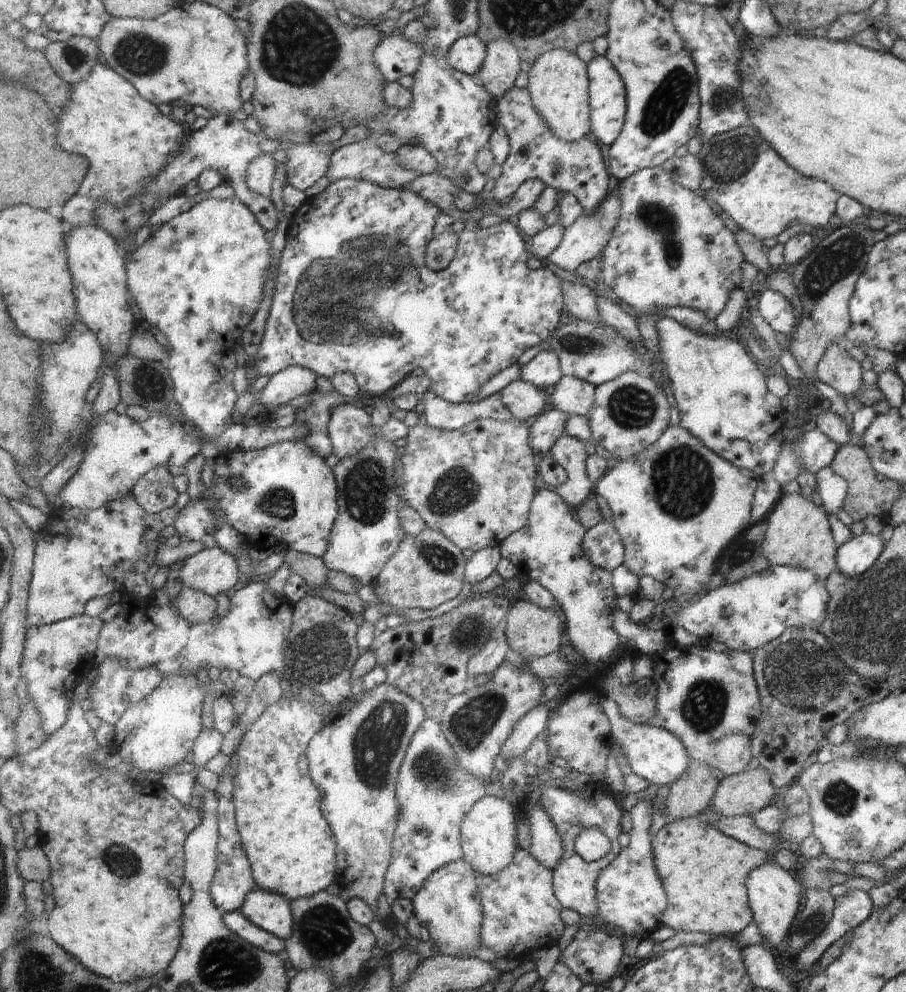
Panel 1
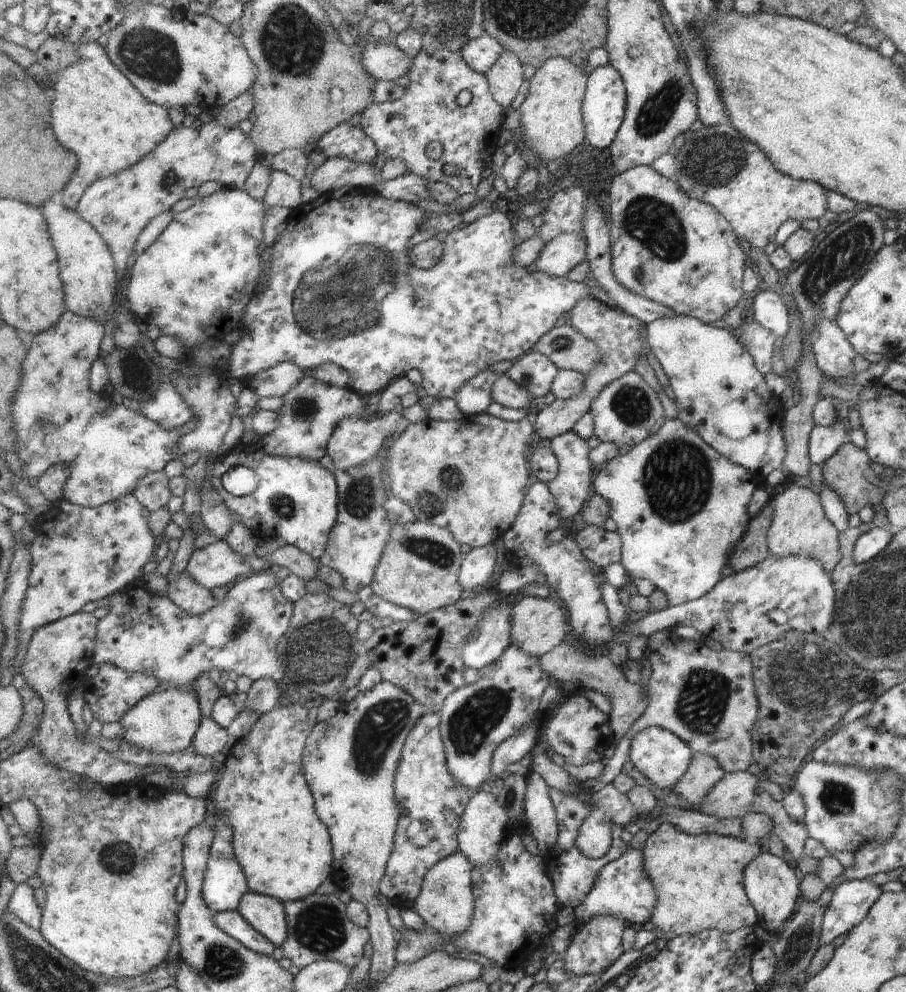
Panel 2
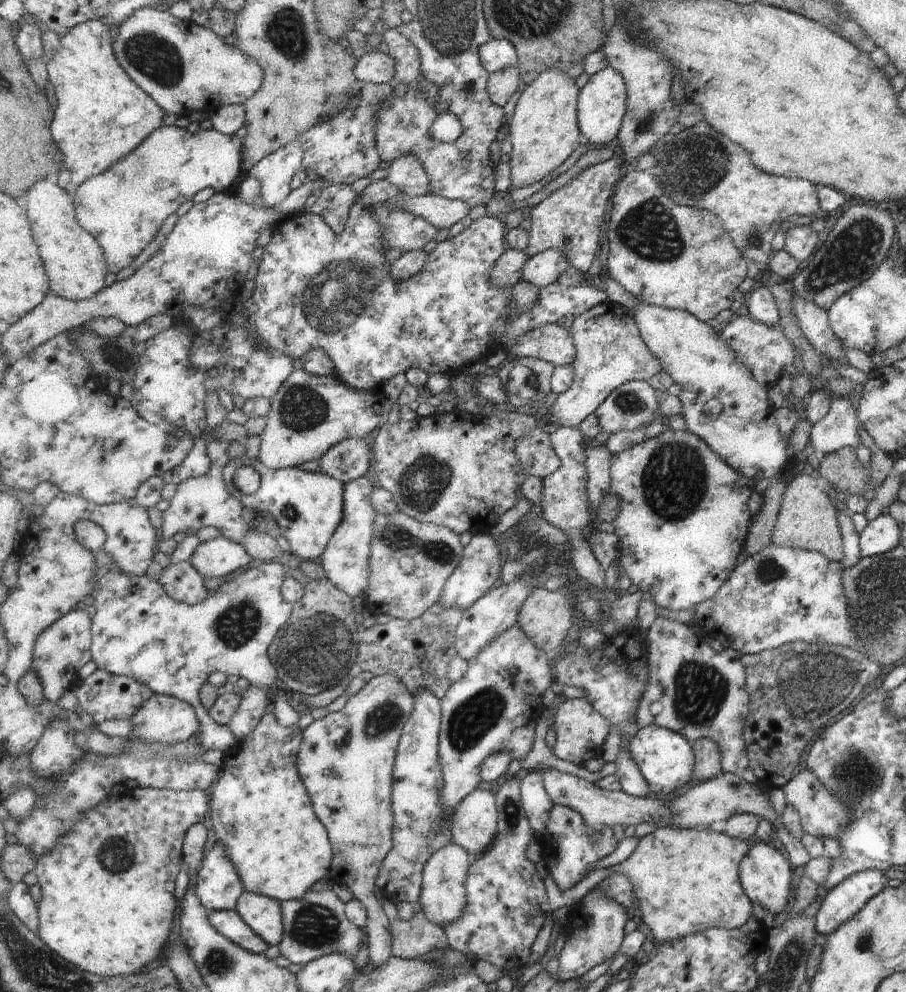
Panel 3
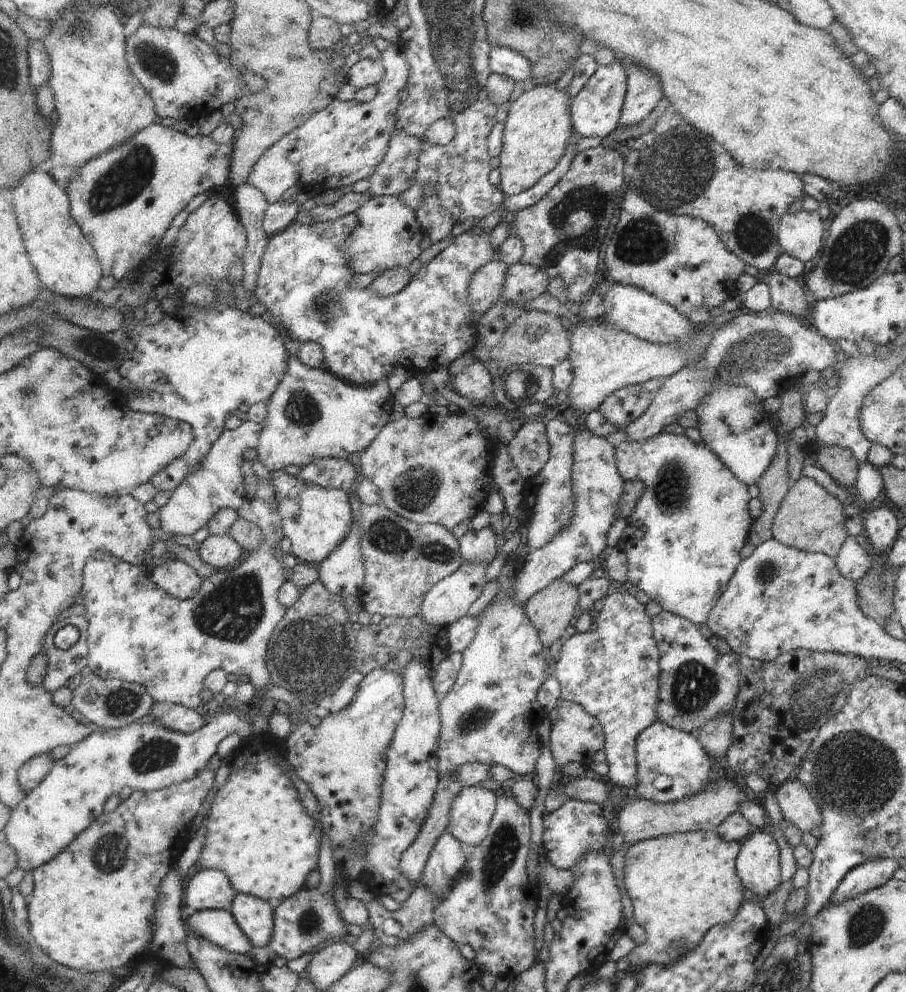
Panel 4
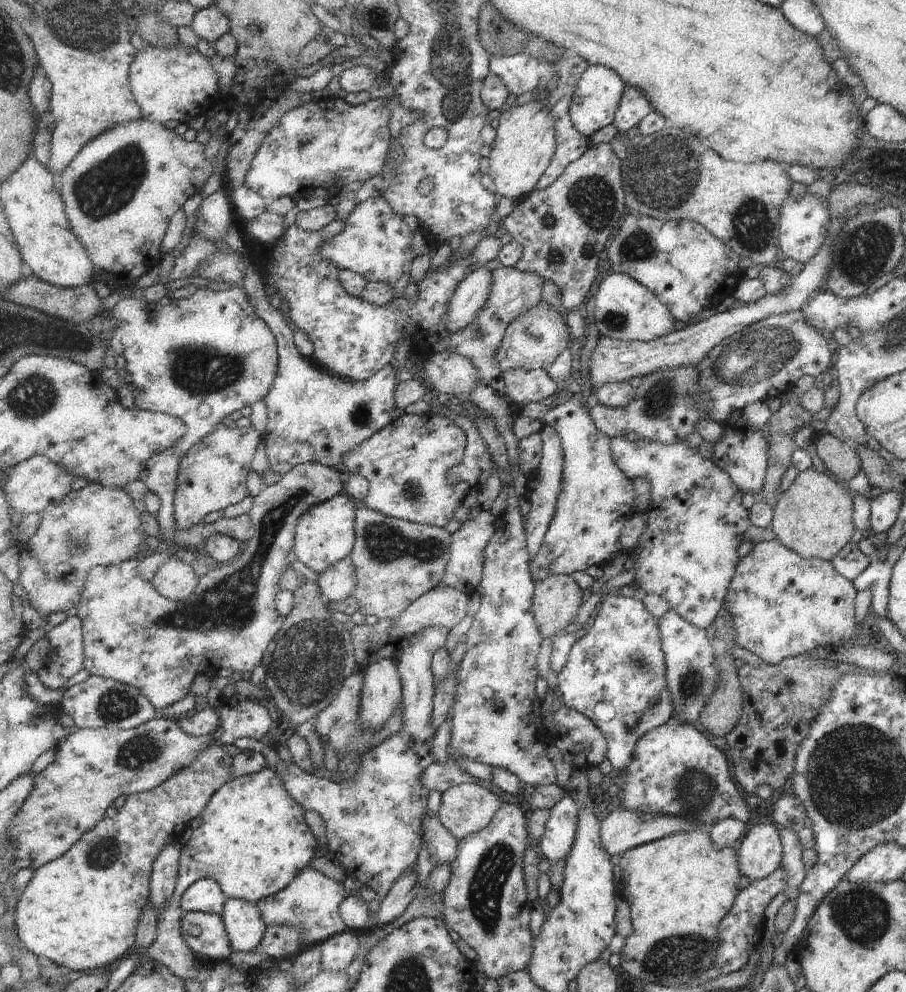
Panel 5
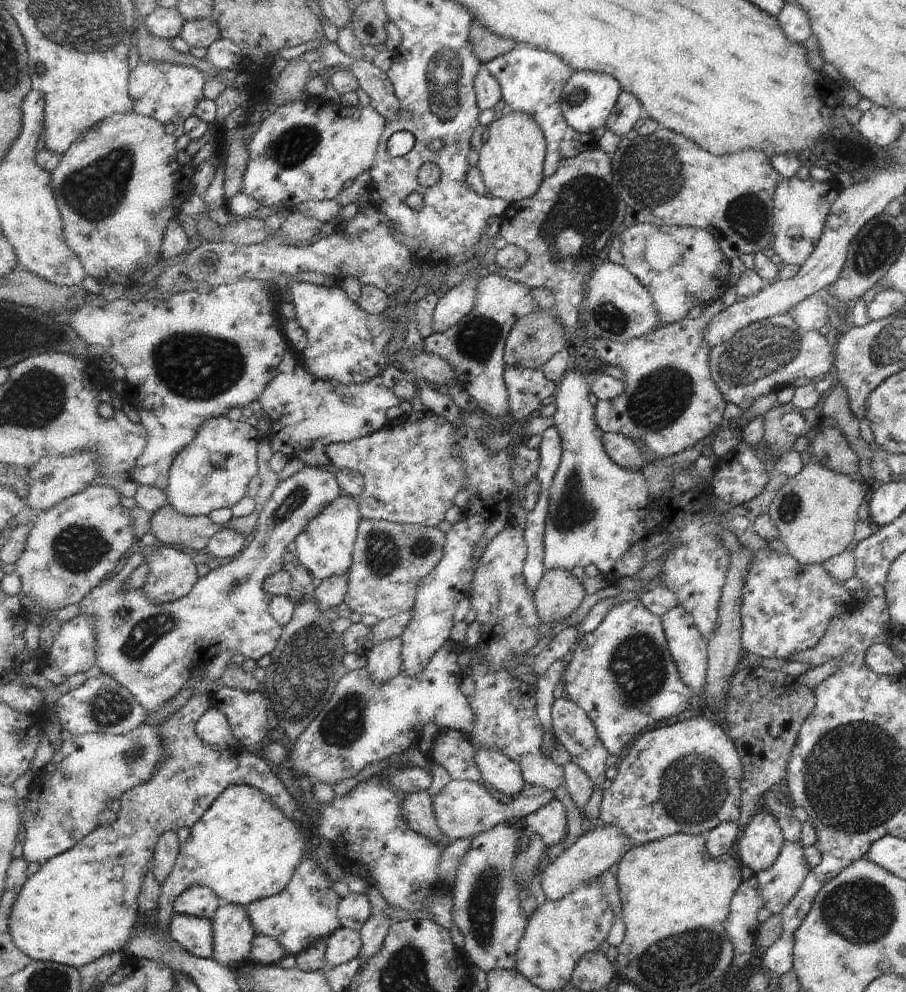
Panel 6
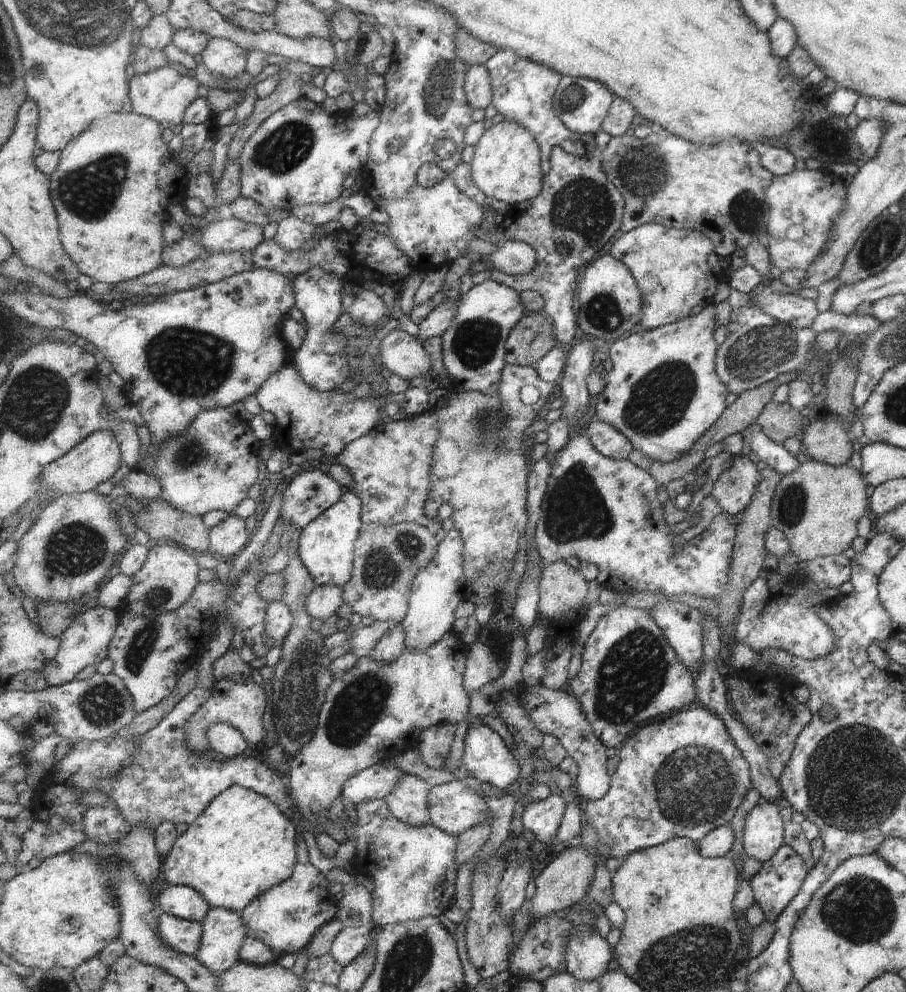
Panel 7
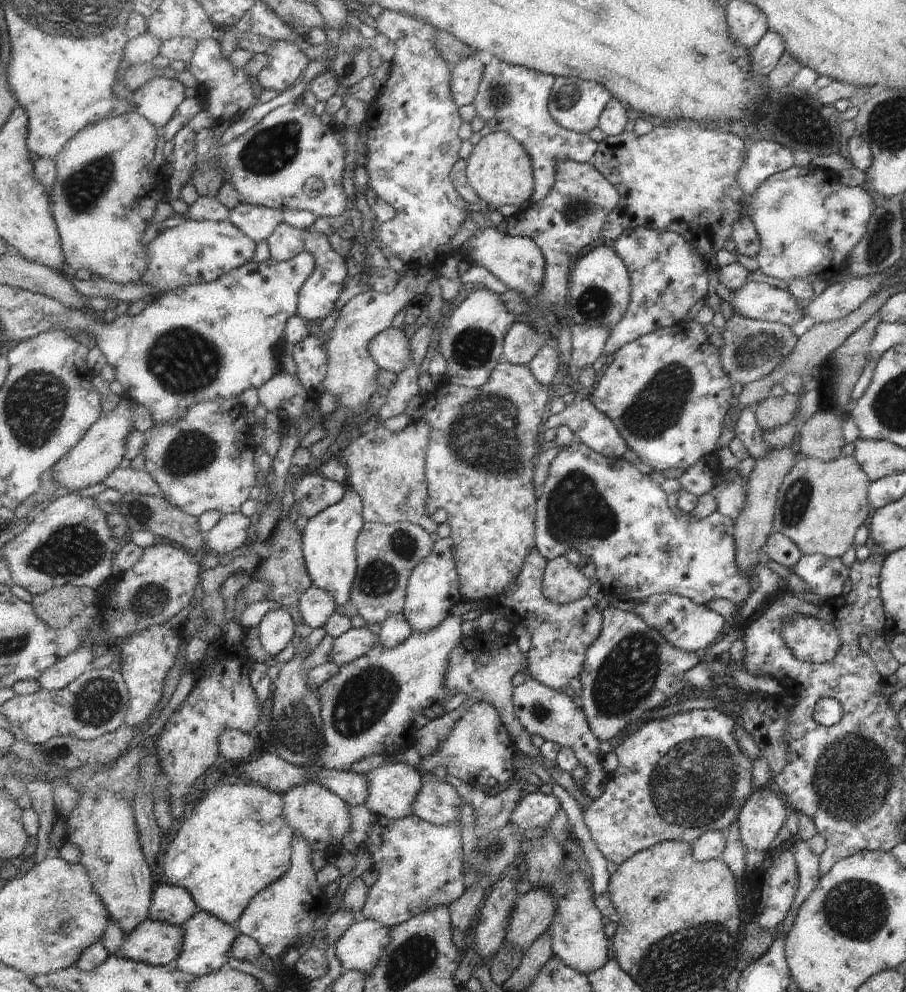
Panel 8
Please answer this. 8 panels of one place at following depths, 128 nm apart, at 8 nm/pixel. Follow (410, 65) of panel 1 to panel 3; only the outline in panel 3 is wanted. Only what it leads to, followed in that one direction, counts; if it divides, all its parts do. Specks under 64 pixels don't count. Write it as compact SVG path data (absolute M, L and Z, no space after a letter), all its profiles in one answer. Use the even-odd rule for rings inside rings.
M369 48L356 63L354 72L365 83L391 84L395 78L395 66L397 64L389 53L384 54Z

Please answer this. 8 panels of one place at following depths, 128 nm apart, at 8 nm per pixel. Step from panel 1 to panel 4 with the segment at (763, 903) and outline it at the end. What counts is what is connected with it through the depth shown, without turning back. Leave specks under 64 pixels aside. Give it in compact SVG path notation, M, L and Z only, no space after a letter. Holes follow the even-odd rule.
M751 830L750 833L741 840L741 850L735 860L737 878L740 879L741 886L750 894L767 895L777 890L779 884L779 861L781 859L781 849L777 846L769 830Z

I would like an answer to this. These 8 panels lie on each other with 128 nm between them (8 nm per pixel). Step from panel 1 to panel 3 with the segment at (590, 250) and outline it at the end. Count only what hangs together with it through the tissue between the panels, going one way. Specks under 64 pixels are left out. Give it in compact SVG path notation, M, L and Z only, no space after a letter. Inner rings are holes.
M553 248L531 257L525 264L522 279L538 289L545 288L558 282L561 274L565 274L565 270L569 270L569 267L571 264L567 262L561 248Z

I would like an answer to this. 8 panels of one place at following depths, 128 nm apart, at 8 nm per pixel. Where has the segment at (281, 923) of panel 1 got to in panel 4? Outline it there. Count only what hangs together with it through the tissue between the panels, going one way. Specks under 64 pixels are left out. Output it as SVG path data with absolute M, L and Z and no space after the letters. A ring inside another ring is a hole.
M237 893L230 912L253 946L267 946L275 932L275 907L274 903L263 898Z

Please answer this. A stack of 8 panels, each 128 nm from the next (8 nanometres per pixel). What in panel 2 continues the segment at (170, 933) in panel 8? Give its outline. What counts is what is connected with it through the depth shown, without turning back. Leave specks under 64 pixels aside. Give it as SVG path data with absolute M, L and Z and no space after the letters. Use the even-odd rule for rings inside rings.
M238 911L216 913L215 920L221 930L250 950L263 955L275 952L276 944L257 931Z

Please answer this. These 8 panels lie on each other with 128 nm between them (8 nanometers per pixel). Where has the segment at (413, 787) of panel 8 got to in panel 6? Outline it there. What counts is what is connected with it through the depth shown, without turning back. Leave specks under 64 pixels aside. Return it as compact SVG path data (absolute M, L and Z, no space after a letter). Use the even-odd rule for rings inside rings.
M427 790L407 793L401 809L404 818L408 819L408 826L419 835L437 841L444 850L451 844L451 840L444 836L438 826L433 797Z

